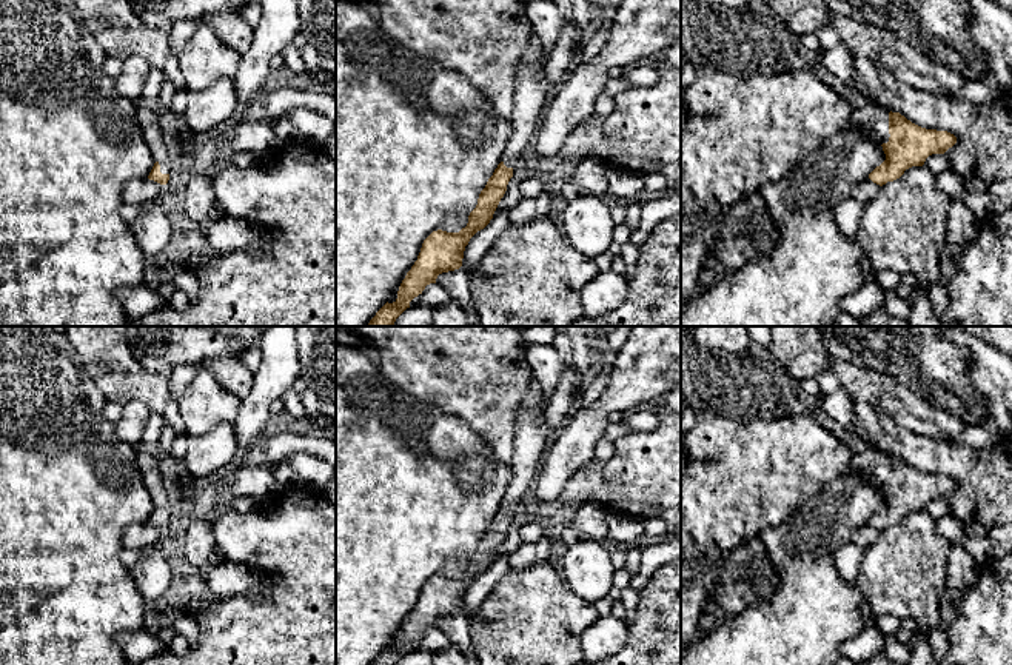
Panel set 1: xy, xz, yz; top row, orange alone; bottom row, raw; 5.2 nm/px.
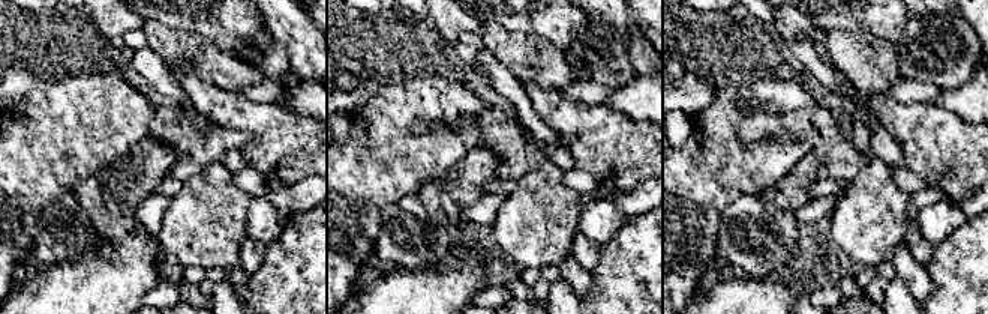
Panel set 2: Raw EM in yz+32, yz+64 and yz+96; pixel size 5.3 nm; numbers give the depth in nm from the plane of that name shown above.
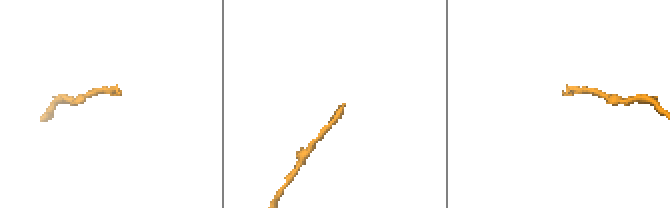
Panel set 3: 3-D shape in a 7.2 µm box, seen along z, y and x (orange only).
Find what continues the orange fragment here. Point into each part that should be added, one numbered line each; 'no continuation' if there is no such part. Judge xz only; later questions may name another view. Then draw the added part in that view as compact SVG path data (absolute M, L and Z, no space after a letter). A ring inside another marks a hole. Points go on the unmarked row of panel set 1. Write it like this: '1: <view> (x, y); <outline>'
1: xz (532, 433); M531 376L514 422L511 477L501 502L507 513L514 513L522 502L530 500L531 486L539 473L542 453L550 437L544 402L541 385Z

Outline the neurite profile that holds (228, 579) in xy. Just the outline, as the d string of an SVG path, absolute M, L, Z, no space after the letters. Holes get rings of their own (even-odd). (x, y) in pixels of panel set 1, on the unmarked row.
M225 560L205 570L205 579L213 599L246 597L265 600L279 583L276 574L263 574L243 563Z

